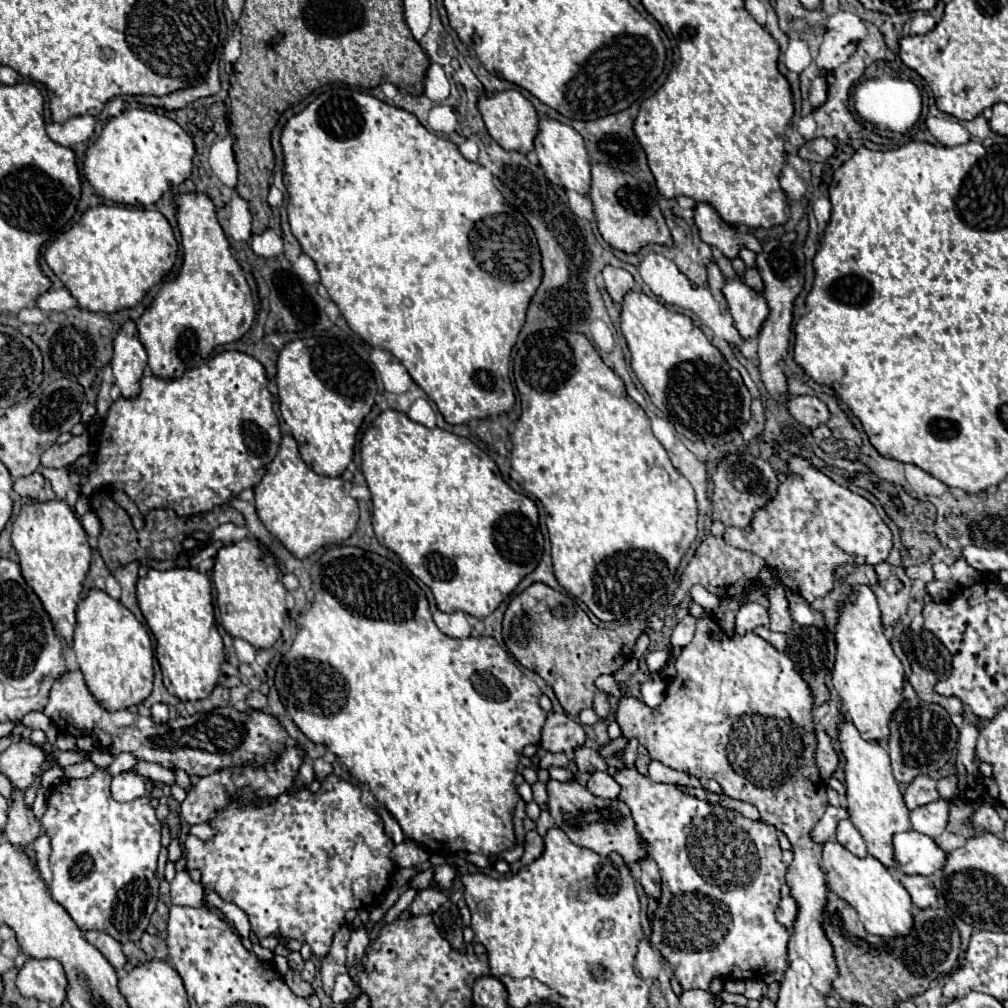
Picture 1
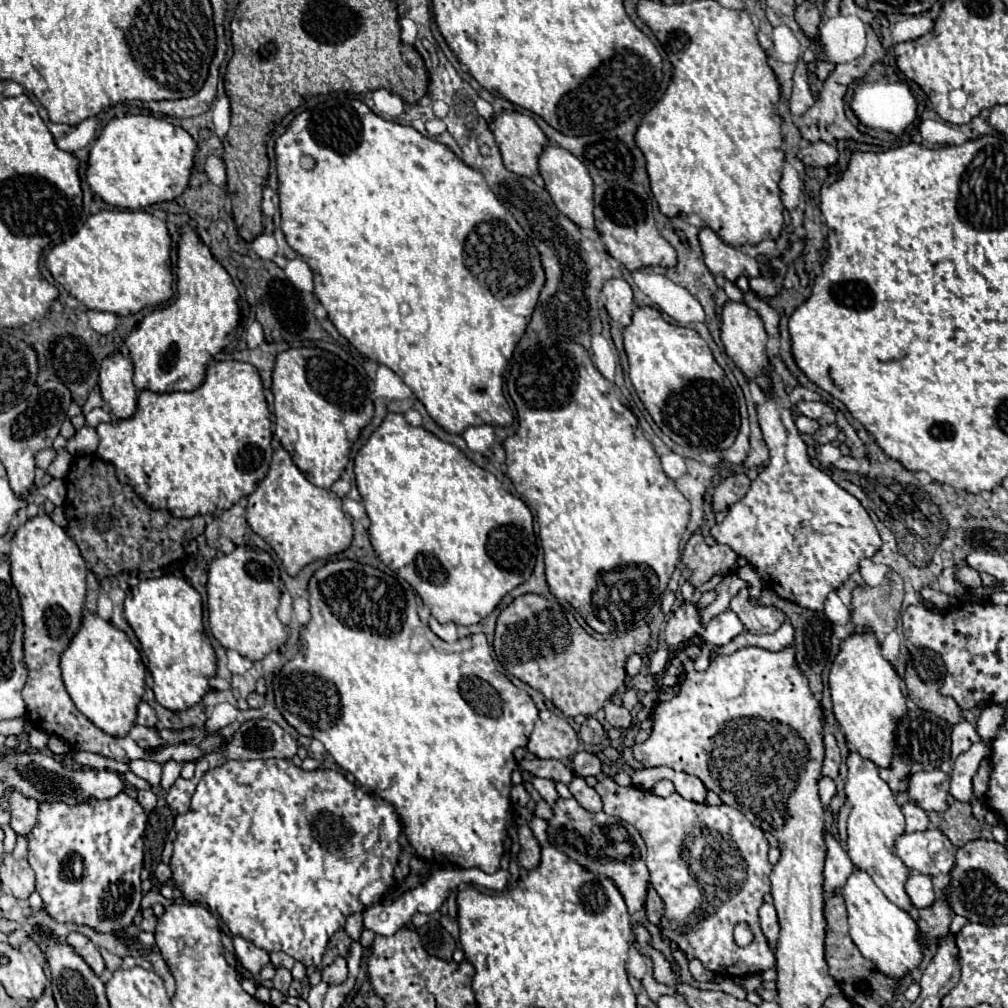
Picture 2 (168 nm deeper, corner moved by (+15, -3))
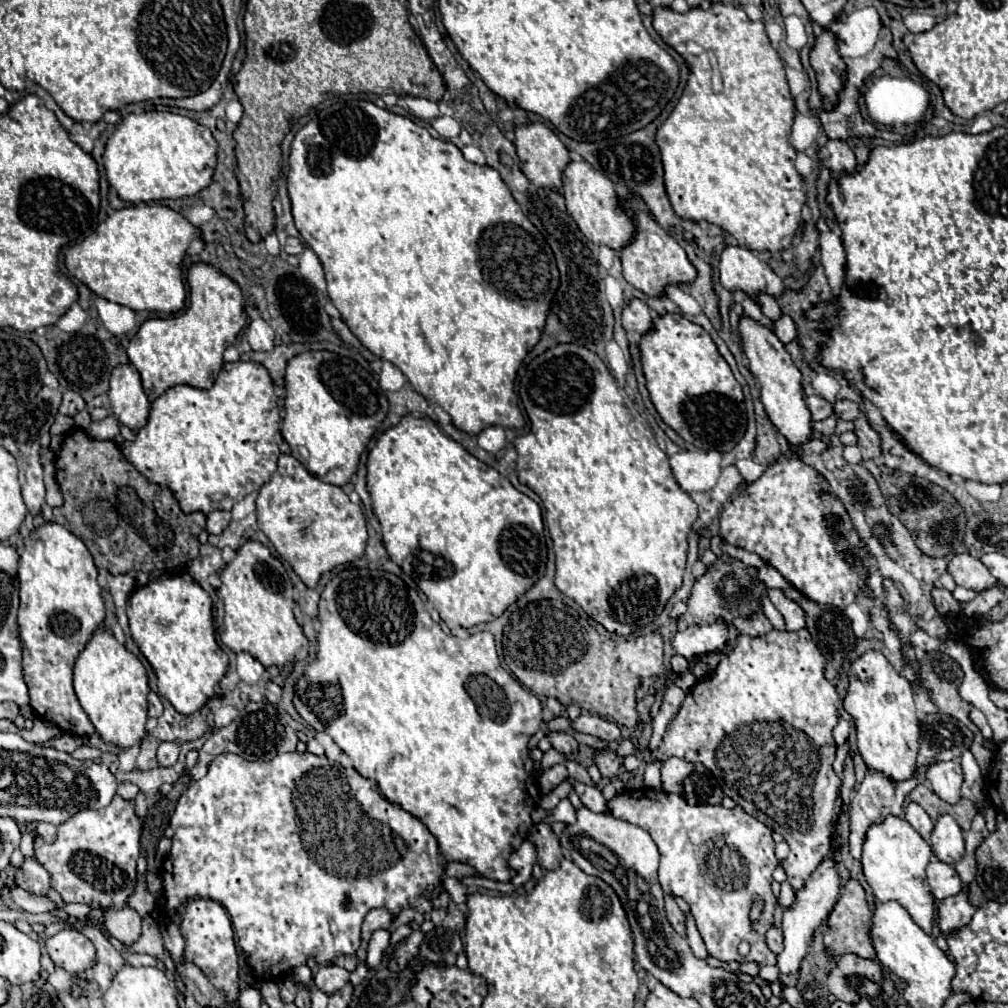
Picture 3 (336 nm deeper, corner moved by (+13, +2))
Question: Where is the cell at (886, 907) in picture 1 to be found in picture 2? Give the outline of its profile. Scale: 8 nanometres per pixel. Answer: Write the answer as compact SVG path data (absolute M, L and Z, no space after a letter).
M854 870L844 886L836 890L846 902L848 910L848 924L850 924L850 938L860 948L862 956L872 960L880 972L892 978L904 978L922 962L922 950L916 940L916 922L910 914L896 904L892 904L882 890L874 884L874 880L864 870Z

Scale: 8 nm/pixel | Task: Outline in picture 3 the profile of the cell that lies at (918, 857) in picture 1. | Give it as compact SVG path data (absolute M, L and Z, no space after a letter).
M942 815L930 837L934 855L944 863L958 863L964 857L964 835L952 815Z

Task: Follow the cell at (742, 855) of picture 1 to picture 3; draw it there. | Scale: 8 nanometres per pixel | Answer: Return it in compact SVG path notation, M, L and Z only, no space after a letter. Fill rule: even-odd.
M642 789L642 791L624 791L618 797L614 797L608 803L608 809L614 817L628 821L632 825L638 825L658 845L660 851L660 869L658 869L658 879L660 885L666 893L674 893L682 897L698 925L698 931L706 943L706 949L712 957L718 961L756 961L758 965L776 965L776 955L768 949L766 945L766 929L772 925L772 913L776 905L776 897L770 889L772 885L772 871L776 869L778 859L774 855L774 839L772 831L760 823L756 817L748 815L742 807L726 809L722 805L688 805L682 797L664 793L664 791L652 791L652 789ZM760 895L764 899L764 913L758 925L750 923L750 907L752 907L752 897ZM748 941L750 943L750 953L748 957L738 955L738 943Z

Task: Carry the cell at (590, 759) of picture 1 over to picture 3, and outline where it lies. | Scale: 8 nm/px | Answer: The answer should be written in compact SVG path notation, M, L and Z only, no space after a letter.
M596 751L594 761L596 761L602 777L612 779L620 771L620 759L618 759L618 755L614 751Z

